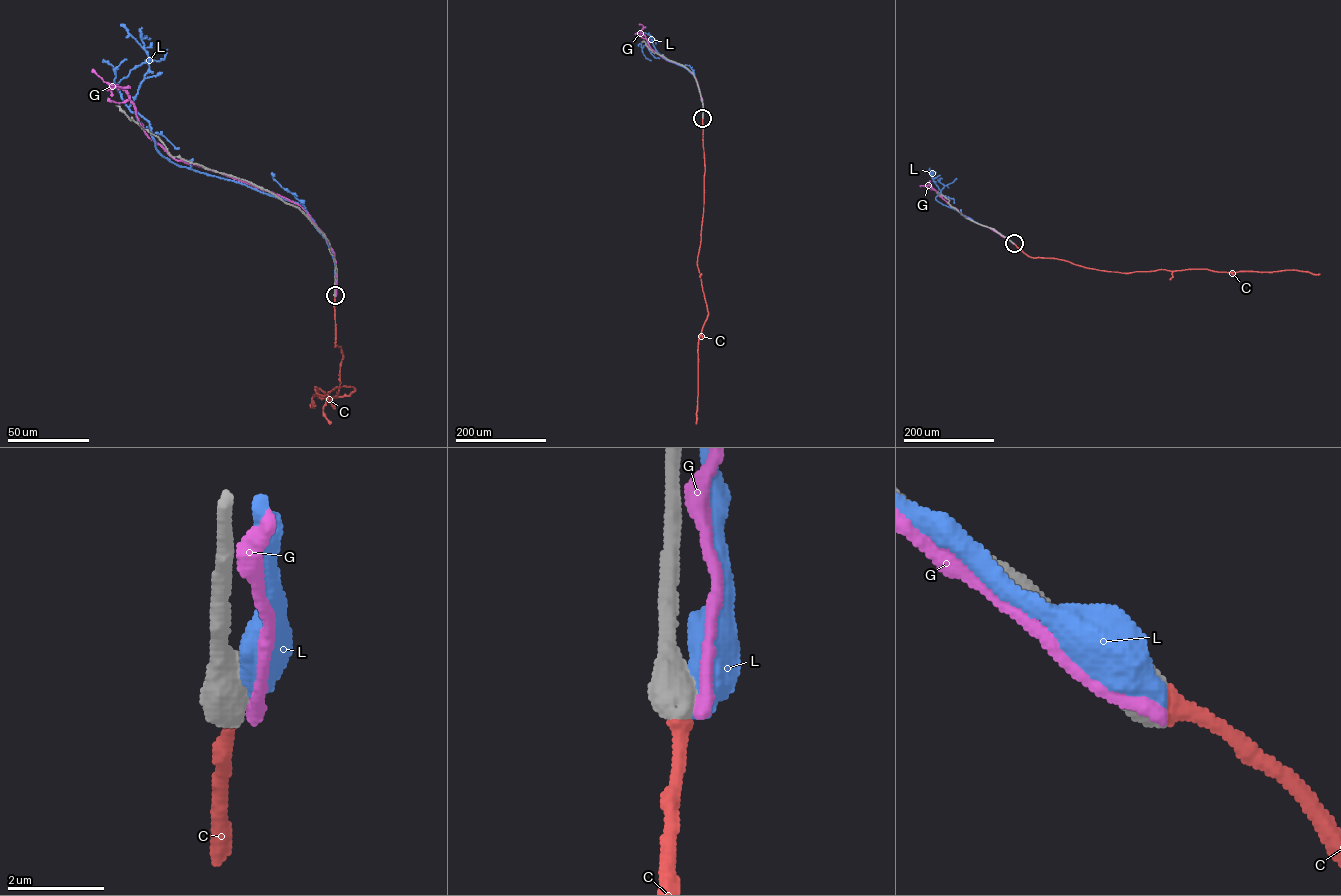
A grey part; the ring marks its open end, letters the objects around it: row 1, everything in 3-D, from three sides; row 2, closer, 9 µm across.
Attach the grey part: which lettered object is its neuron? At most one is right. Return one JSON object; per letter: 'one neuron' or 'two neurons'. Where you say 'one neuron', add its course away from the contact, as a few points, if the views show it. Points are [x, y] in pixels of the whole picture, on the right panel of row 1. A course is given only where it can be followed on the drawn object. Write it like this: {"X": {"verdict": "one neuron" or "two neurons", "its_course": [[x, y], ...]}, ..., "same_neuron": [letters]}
{"C": {"verdict": "one neuron", "its_course": [[1014, 243], [1032, 257], [1057, 258], [1087, 268], [1125, 273], [1207, 269], [1235, 272], [1294, 270], [1320, 274]]}, "G": {"verdict": "two neurons"}, "L": {"verdict": "two neurons"}, "same_neuron": ["C"]}

